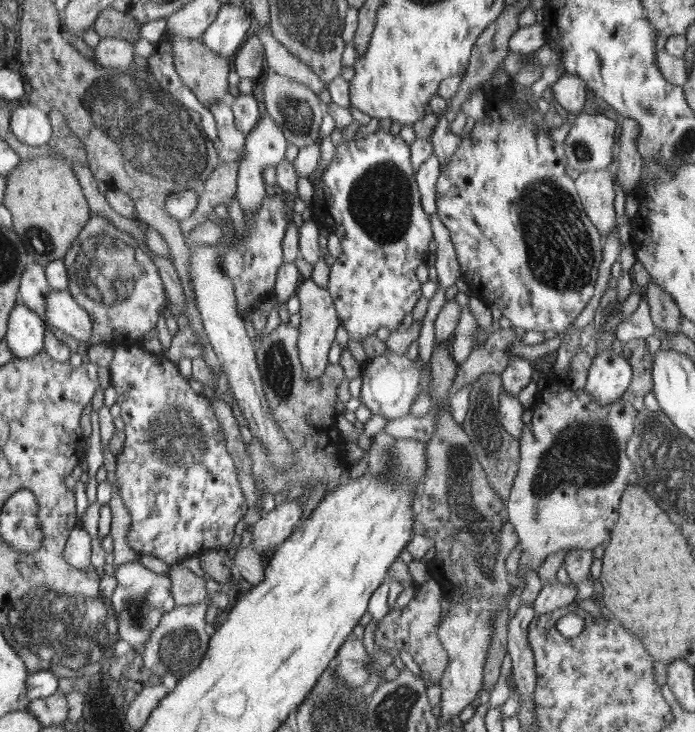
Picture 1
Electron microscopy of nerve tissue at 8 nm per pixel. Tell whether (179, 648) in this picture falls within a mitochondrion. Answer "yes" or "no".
yes

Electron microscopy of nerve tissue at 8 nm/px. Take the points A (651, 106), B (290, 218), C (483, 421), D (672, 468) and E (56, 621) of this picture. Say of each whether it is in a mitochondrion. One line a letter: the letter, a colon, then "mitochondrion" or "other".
A: mitochondrion
B: other
C: mitochondrion
D: mitochondrion
E: mitochondrion

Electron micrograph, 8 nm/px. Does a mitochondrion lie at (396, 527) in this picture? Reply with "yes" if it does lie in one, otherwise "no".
no

